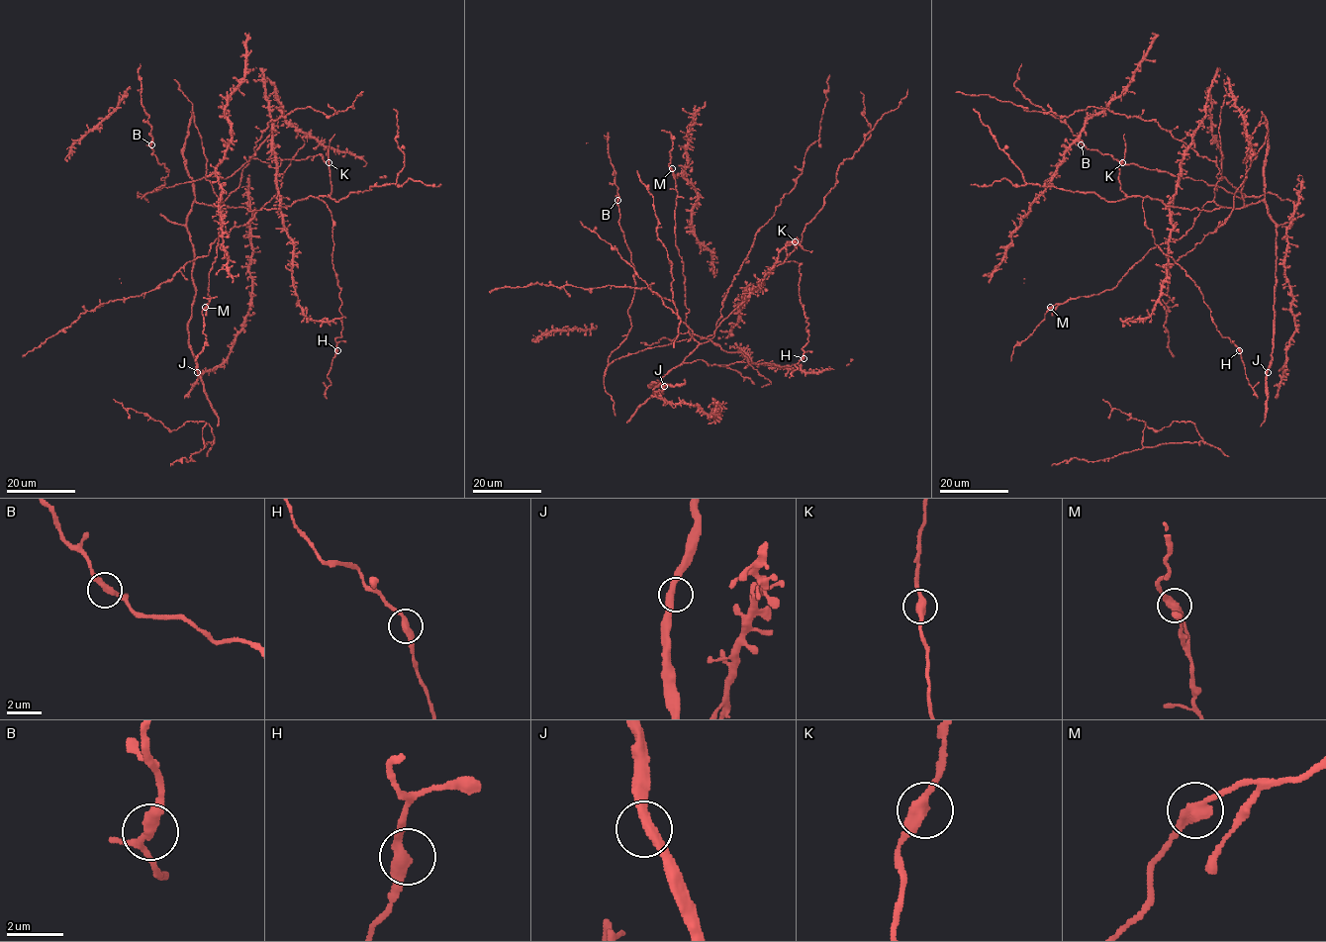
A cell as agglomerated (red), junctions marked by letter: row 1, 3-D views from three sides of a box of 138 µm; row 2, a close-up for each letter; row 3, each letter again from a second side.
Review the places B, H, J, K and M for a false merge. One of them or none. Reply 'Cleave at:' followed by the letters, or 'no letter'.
Cleave at: no letter

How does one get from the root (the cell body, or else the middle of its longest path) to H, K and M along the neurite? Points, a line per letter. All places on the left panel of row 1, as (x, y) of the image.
H: (222, 208), (276, 209), (310, 196), (326, 204), (340, 289), (337, 350)
K: (222, 208), (269, 210), (290, 206), (310, 196), (330, 196), (331, 185), (329, 162)
M: (222, 208), (232, 207), (222, 201), (220, 205), (222, 228), (209, 273), (211, 298), (205, 308)

